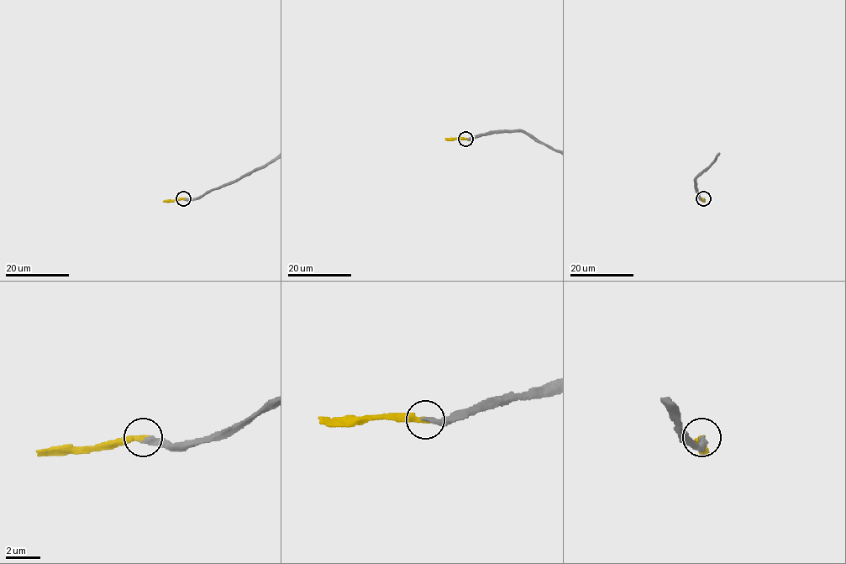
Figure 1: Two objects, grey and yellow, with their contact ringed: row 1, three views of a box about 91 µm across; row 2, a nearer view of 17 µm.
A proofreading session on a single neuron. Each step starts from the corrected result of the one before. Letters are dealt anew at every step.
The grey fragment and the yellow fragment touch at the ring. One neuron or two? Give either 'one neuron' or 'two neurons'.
one neuron

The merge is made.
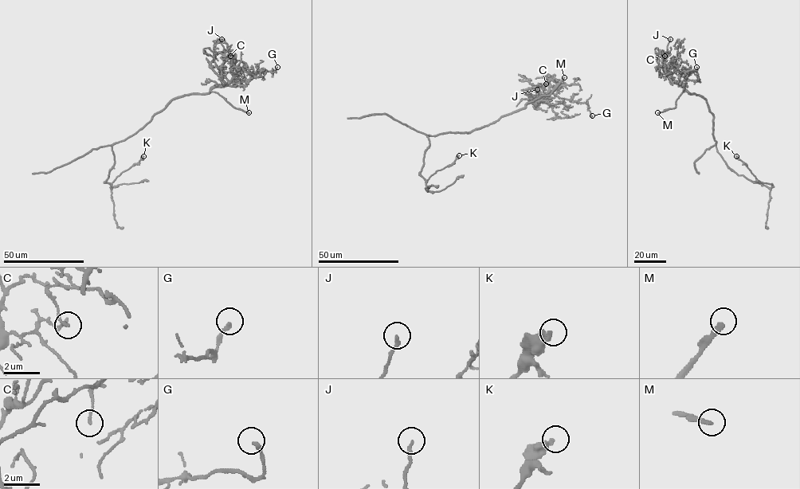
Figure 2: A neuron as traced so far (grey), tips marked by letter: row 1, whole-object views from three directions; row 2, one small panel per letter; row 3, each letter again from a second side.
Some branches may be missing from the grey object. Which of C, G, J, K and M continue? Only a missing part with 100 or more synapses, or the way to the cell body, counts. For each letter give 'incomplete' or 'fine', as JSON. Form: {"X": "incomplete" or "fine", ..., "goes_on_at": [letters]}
{"C": "fine", "G": "fine", "J": "fine", "K": "fine", "M": "incomplete", "goes_on_at": ["M"]}

